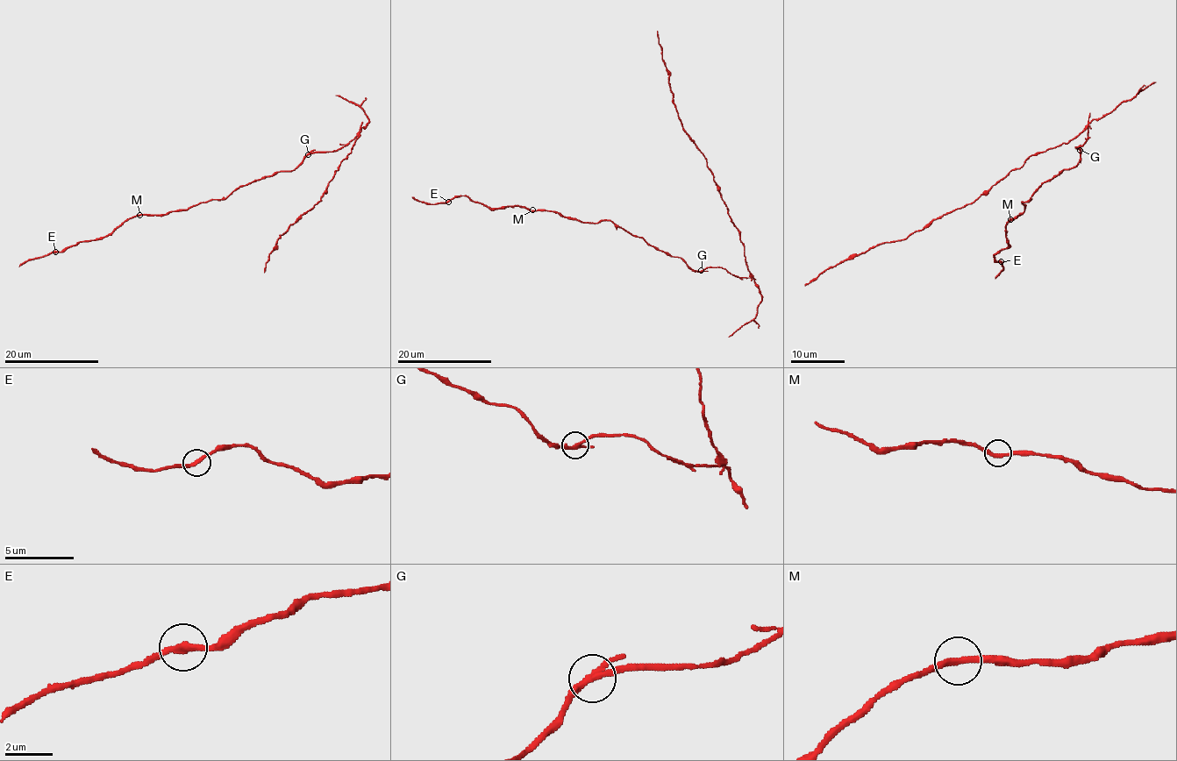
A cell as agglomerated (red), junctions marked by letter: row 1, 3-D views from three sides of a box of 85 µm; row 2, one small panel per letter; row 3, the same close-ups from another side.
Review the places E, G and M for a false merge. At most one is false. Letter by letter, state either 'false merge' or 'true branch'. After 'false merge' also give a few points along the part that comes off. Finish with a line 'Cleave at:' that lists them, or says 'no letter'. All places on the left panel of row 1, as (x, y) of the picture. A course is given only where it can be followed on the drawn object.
E: true branch
G: false merge; course (309, 154), (332, 152), (357, 136), (351, 152), (334, 172), (320, 201), (280, 235), (264, 273)
M: true branch
Cleave at: G

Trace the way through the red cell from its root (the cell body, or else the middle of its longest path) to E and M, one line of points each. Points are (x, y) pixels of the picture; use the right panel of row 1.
E: (1077, 147), (1080, 160), (1047, 180), (1023, 202), (1023, 211), (1006, 224), (1008, 246), (994, 256), (1001, 261)
M: (1077, 147), (1080, 160), (1047, 180), (1023, 202), (1023, 211), (1010, 219)

